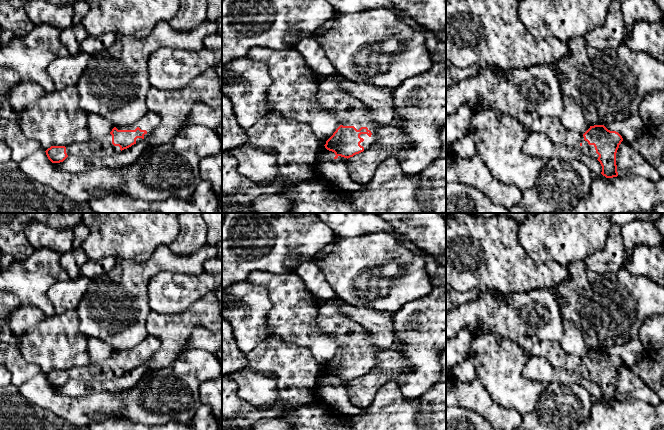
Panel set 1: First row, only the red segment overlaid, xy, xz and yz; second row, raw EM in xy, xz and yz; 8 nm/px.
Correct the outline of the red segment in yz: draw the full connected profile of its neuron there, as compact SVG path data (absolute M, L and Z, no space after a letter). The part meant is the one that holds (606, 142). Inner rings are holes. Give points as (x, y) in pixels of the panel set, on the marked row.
M540 117L534 119L531 124L531 131L544 133L550 141L556 145L575 148L596 158L602 166L601 174L606 178L618 176L616 153L619 145L623 141L622 136L618 132L610 131L604 125L594 125L590 126L590 128L582 135L566 129L559 117Z

